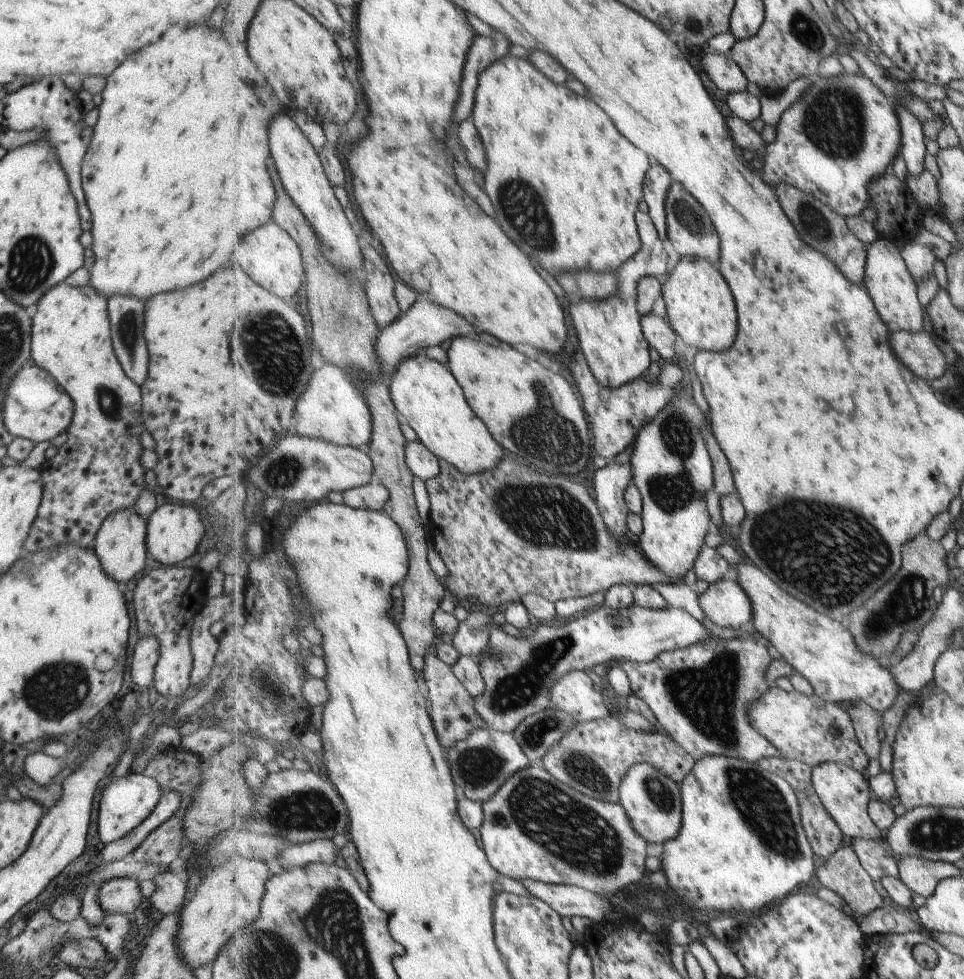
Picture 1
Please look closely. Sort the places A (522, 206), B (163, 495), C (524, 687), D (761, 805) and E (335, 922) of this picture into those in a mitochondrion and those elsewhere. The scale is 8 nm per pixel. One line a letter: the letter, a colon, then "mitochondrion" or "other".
A: mitochondrion
B: other
C: mitochondrion
D: mitochondrion
E: mitochondrion

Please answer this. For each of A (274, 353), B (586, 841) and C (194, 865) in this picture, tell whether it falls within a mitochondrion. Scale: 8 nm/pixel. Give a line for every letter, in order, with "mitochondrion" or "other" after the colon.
A: mitochondrion
B: mitochondrion
C: other

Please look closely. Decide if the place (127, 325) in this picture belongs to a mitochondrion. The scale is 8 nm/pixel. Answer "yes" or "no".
yes

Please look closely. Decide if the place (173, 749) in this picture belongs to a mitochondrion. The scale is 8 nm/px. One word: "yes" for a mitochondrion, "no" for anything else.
no

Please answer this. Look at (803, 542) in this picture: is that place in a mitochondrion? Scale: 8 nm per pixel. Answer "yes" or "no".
yes

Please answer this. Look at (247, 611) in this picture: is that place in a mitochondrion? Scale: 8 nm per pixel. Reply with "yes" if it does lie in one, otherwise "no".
no

